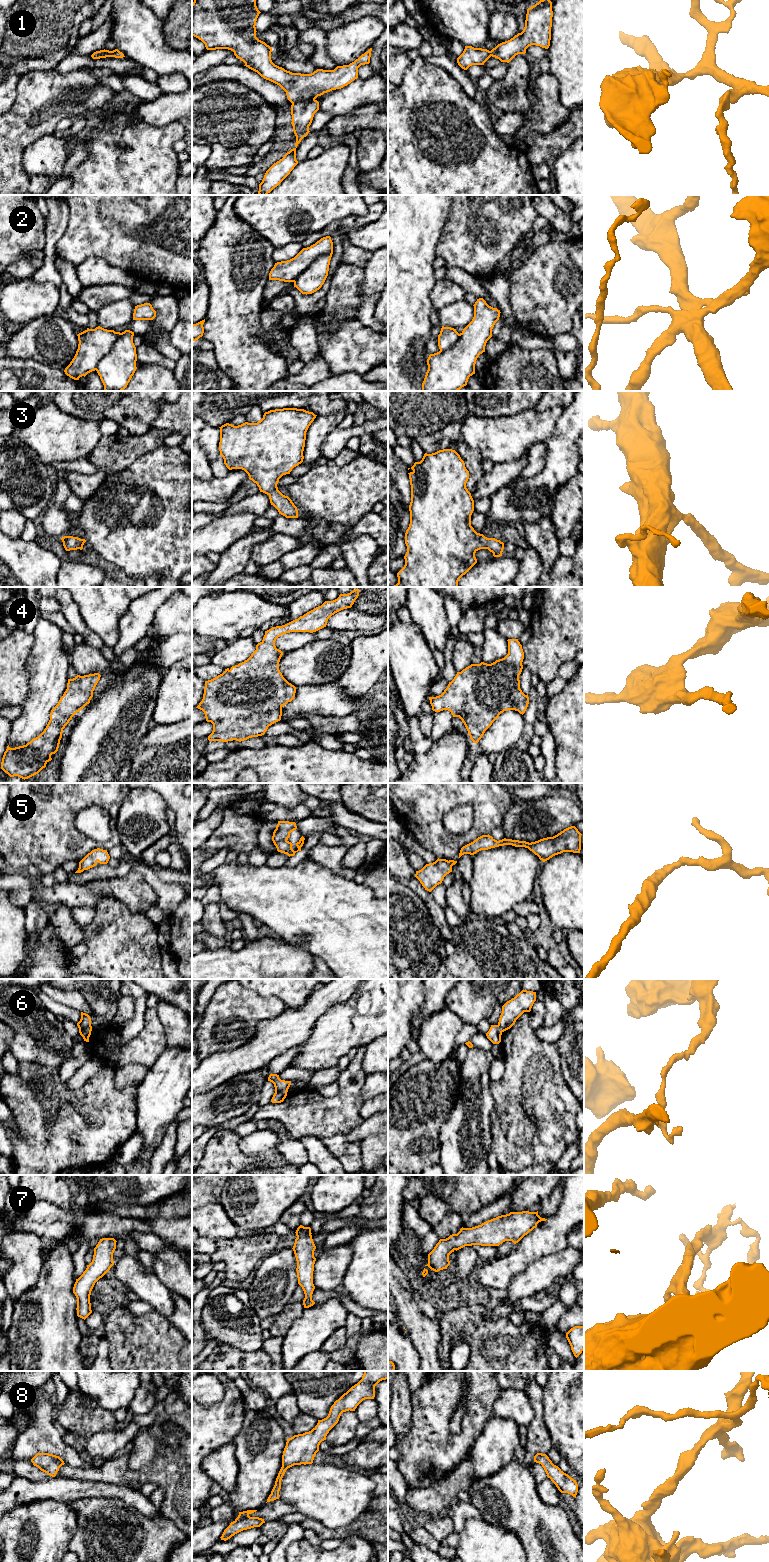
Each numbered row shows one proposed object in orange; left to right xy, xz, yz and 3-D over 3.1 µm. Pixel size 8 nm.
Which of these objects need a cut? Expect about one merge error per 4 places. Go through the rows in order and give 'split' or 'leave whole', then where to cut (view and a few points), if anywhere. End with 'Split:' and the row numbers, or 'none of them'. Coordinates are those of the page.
1: leave whole | no cut
2: split | xz (332, 252), (319, 255), (293, 281)
3: leave whole | no cut
4: leave whole | no cut
5: leave whole | no cut
6: split | xy (91, 1028), (79, 1031)
7: leave whole | no cut
8: leave whole | no cut
Split: 2, 6

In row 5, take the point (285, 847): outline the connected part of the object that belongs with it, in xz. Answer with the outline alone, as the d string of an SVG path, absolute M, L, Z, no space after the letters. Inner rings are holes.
M278 821L276 829L273 832L272 841L278 852L287 854L289 857L294 856L296 852L301 851L305 838L302 836L296 843L297 851L292 849L293 844L288 841L290 833L297 829L295 822Z

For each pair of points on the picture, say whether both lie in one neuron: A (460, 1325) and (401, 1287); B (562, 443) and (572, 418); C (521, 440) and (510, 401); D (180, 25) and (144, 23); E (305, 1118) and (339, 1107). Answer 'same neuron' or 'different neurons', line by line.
A: different neurons
B: same neuron
C: different neurons
D: different neurons
E: same neuron

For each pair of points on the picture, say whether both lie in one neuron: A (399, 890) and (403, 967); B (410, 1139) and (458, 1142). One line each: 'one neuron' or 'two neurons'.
A: one neuron
B: two neurons

